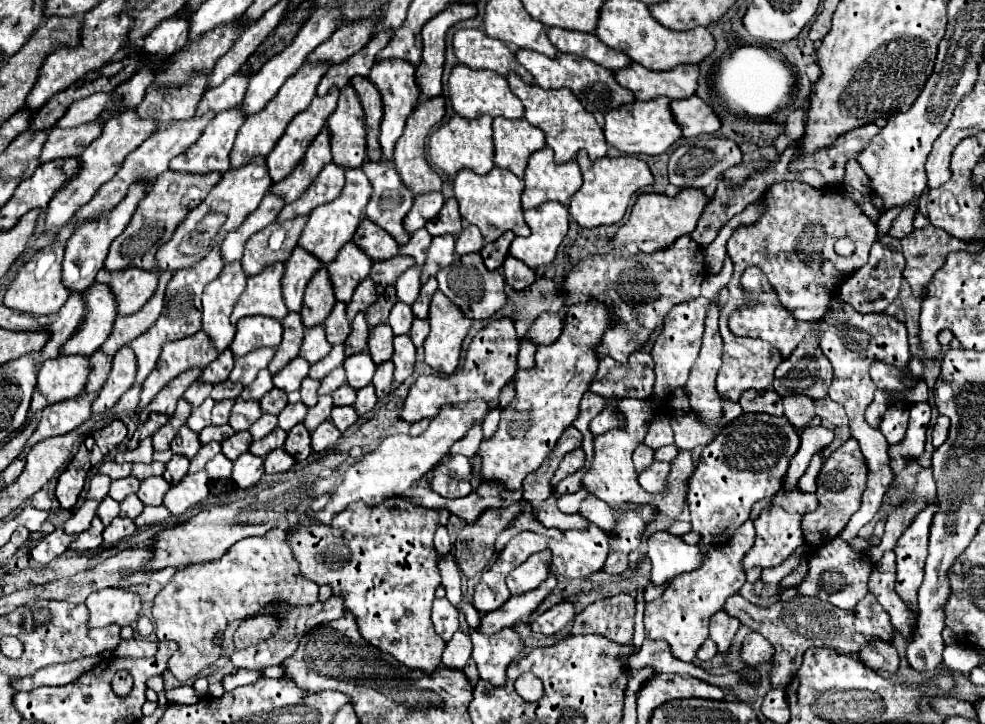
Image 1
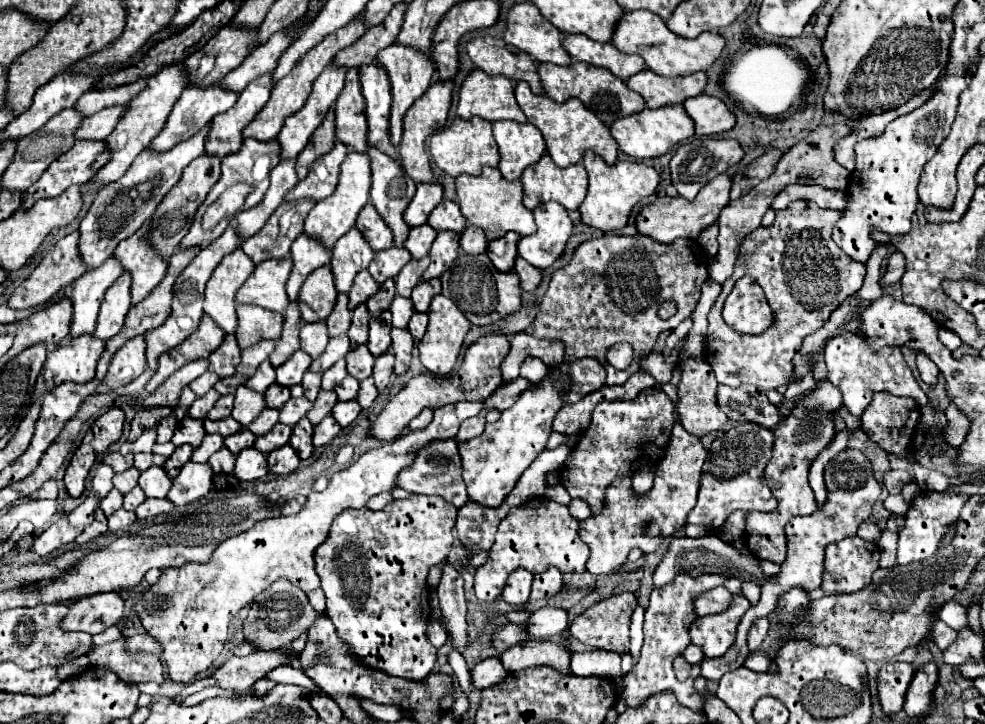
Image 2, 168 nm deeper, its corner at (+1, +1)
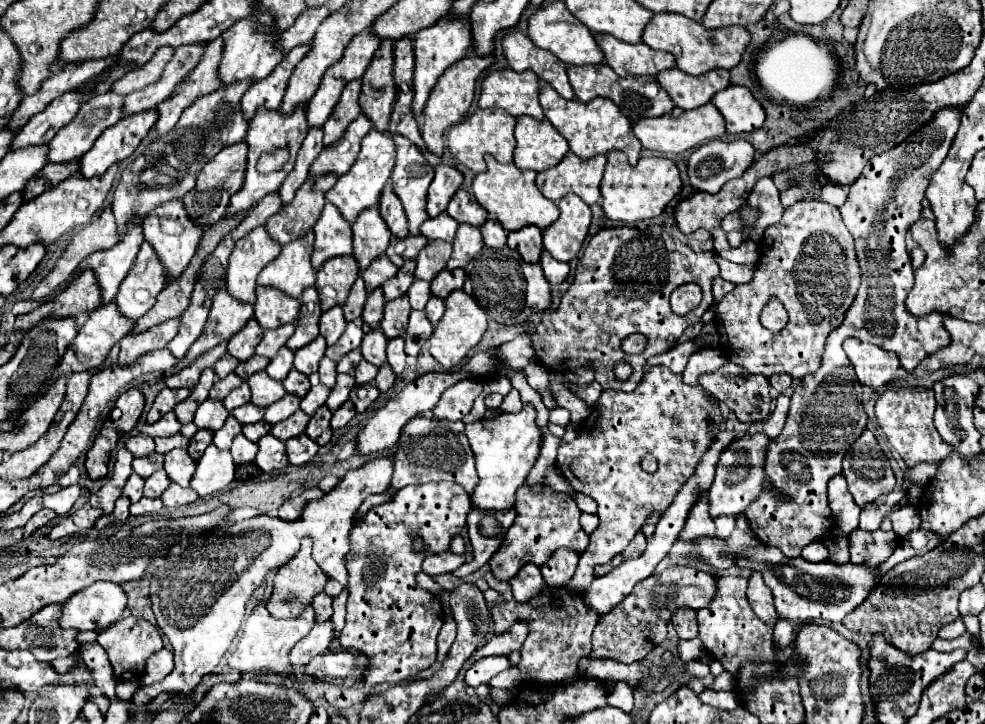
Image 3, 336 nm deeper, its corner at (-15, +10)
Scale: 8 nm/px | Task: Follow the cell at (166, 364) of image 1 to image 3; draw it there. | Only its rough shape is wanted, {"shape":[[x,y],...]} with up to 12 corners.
{"shape":[[222,288],[212,298],[204,332],[176,370],[230,340],[254,316]]}

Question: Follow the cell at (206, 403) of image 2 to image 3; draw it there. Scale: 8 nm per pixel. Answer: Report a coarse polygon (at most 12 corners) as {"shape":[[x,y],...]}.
{"shape":[[234,372],[218,378],[210,390],[212,400],[224,400],[244,380]]}

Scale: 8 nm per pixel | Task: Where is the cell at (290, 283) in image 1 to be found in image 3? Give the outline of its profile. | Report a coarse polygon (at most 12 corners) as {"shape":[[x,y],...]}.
{"shape":[[326,202],[316,226],[312,266],[352,254],[352,228]]}

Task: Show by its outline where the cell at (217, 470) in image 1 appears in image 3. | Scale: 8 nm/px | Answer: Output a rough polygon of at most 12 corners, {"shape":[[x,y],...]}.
{"shape":[[244,434],[234,438],[230,452],[236,464],[254,462],[258,444]]}

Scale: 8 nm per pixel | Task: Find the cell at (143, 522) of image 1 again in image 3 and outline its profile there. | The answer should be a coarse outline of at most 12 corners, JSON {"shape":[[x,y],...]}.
{"shape":[[172,484],[164,494],[164,506],[184,506],[198,500],[192,488]]}

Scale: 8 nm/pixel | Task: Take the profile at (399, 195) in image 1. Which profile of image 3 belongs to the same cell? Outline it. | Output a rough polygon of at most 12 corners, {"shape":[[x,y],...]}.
{"shape":[[394,134],[392,188],[404,204],[410,234],[428,220],[426,194],[434,166]]}

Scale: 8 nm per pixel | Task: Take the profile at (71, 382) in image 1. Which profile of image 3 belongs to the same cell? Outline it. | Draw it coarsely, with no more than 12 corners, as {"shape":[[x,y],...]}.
{"shape":[[112,304],[92,310],[64,354],[64,372],[94,370],[134,330]]}

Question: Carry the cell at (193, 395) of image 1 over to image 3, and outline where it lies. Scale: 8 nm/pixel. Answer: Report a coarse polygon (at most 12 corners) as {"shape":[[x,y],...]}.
{"shape":[[224,354],[214,372],[218,378],[226,378],[238,366],[232,354]]}

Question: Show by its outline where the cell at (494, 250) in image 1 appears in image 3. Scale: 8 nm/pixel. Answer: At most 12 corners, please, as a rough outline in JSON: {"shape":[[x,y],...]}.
{"shape":[[526,226],[508,234],[508,246],[538,262],[542,230]]}

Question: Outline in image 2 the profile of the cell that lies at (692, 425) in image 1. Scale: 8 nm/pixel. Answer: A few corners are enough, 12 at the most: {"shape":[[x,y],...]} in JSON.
{"shape":[[704,357],[682,363],[684,429],[694,437],[728,423],[718,381]]}

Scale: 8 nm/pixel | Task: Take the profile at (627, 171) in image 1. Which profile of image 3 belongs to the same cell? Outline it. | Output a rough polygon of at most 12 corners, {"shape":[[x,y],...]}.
{"shape":[[612,150],[600,184],[610,220],[656,218],[682,190],[676,164],[622,168]]}

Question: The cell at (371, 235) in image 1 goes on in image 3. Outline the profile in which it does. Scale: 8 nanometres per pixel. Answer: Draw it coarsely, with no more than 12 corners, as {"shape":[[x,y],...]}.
{"shape":[[386,184],[380,214],[390,232],[408,236],[408,222],[400,198]]}

